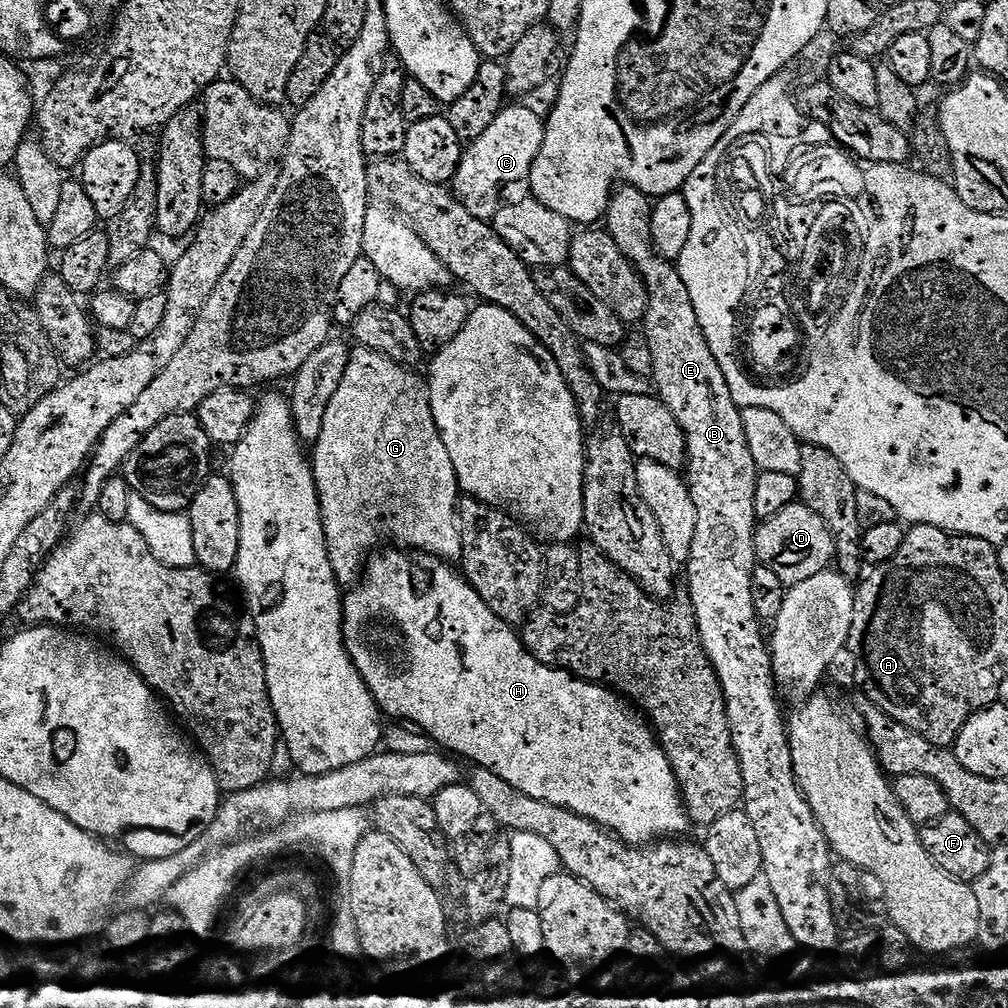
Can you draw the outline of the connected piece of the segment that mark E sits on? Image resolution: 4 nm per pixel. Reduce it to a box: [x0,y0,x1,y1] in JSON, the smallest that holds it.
[606,186,730,412]

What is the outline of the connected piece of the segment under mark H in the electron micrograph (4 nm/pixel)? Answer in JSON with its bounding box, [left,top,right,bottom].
[343,550,690,844]

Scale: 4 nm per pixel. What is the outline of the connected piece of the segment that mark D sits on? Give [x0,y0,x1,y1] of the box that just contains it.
[754,502,836,576]

